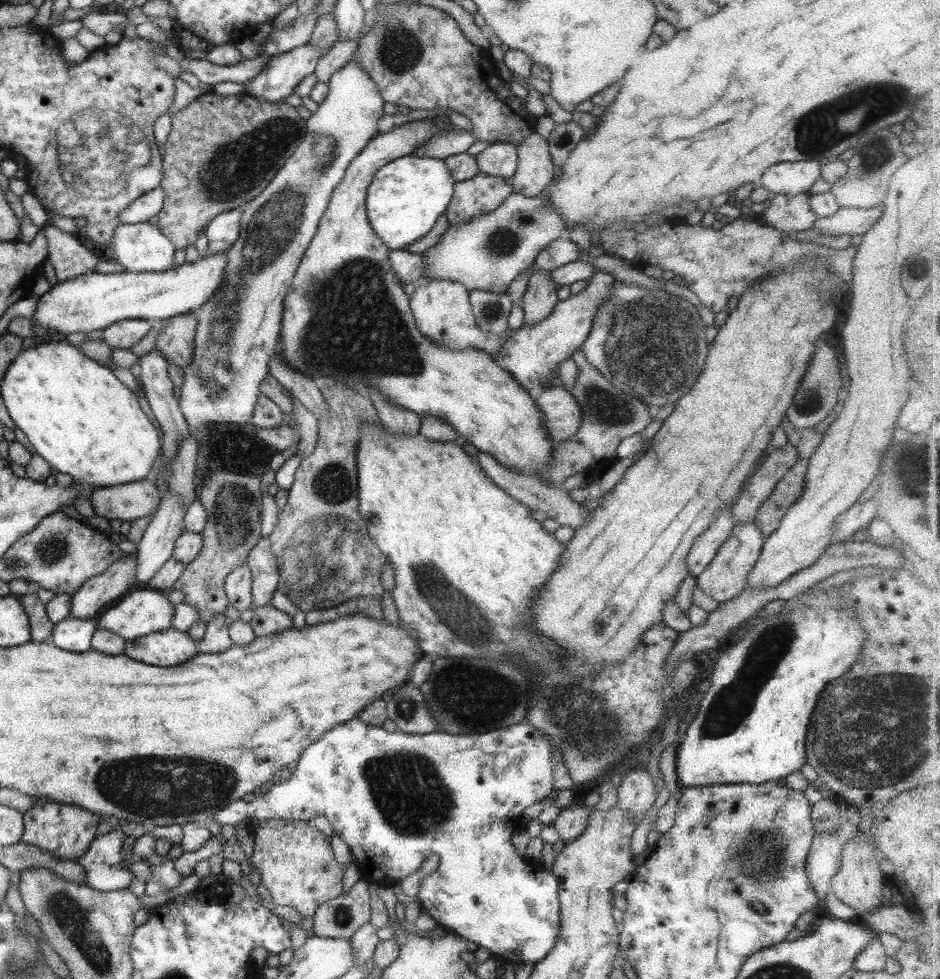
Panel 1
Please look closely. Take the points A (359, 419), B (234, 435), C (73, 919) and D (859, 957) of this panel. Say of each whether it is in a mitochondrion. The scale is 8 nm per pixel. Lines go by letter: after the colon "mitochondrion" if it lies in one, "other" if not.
A: other
B: other
C: mitochondrion
D: other

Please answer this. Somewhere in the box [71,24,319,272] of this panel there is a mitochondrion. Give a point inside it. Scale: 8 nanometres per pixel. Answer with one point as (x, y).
(230, 172)

